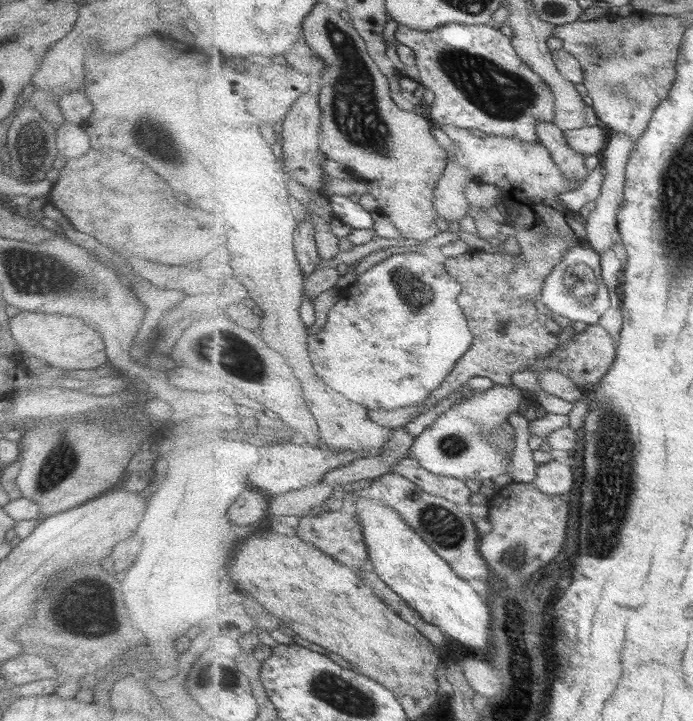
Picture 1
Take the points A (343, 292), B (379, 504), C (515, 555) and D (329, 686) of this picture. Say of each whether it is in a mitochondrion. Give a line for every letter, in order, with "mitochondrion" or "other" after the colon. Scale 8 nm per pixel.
A: other
B: other
C: mitochondrion
D: mitochondrion

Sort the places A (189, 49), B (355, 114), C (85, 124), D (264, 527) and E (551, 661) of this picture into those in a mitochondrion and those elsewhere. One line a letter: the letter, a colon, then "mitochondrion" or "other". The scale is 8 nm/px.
A: other
B: mitochondrion
C: other
D: other
E: other

